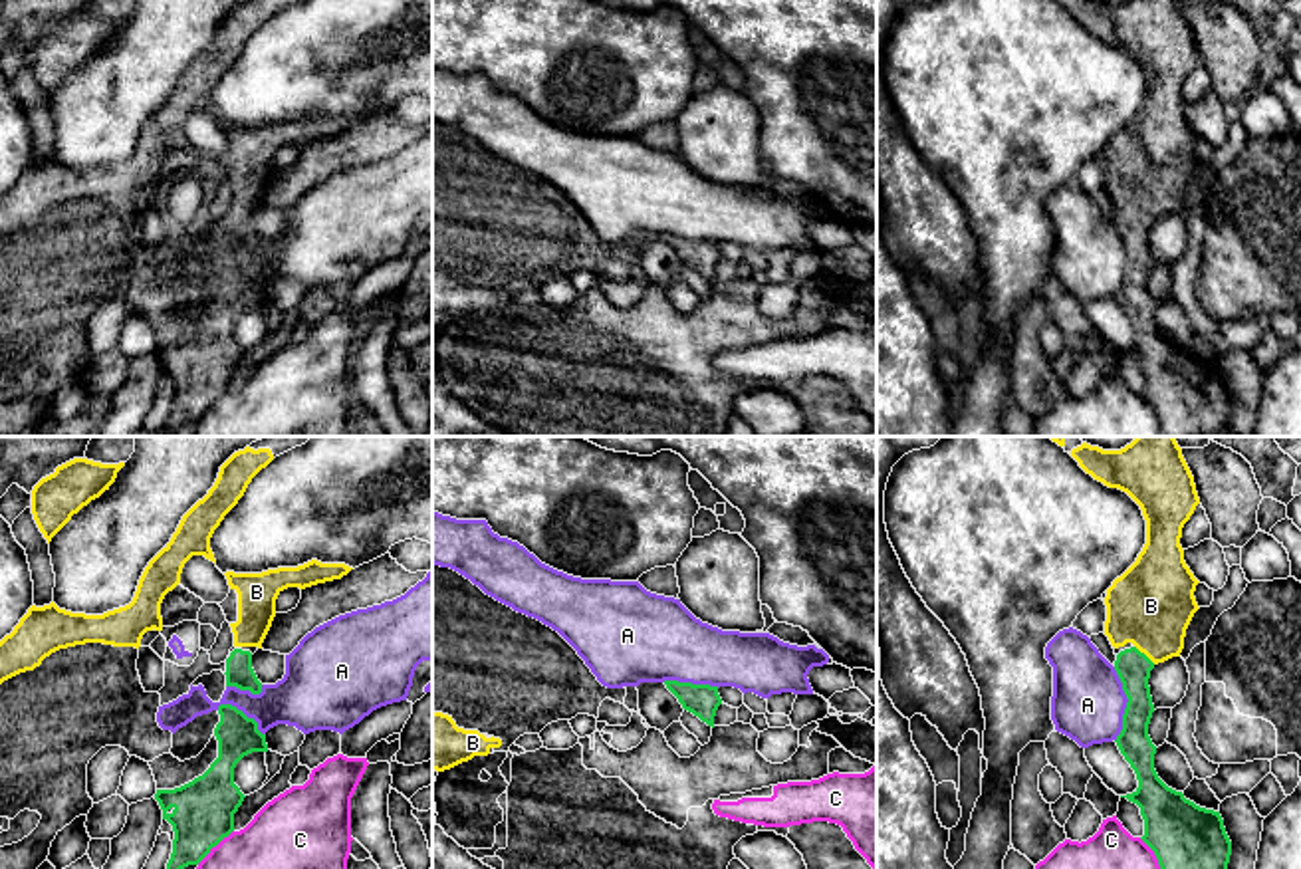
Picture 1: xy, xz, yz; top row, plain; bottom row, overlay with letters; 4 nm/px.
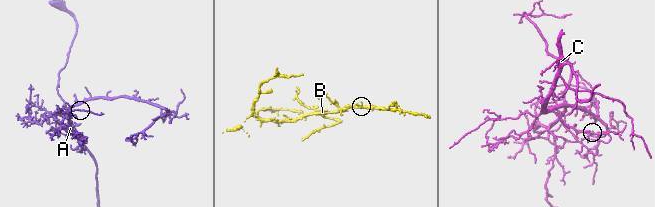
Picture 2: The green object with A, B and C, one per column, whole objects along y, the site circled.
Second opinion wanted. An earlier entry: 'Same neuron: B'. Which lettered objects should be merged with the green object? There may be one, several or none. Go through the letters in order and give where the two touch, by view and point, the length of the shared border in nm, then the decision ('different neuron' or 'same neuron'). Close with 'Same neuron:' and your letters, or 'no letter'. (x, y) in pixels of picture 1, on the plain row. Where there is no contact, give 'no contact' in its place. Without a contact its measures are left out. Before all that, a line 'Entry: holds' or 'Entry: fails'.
Entry: holds
A: yz (1127, 260) | 300 nm | different neuron
B: yz (1143, 209) | 120 nm | same neuron
C: xy (215, 401) | 200 nm | different neuron
Same neuron: B

